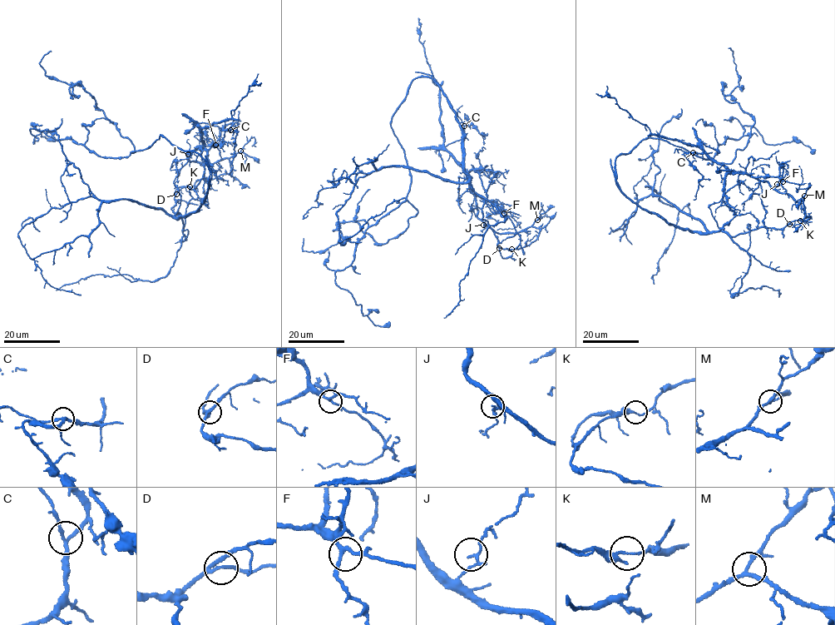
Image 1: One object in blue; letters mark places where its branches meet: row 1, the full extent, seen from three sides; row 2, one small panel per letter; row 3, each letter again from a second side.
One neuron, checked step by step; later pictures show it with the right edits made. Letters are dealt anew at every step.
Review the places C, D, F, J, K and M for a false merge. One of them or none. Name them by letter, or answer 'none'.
K

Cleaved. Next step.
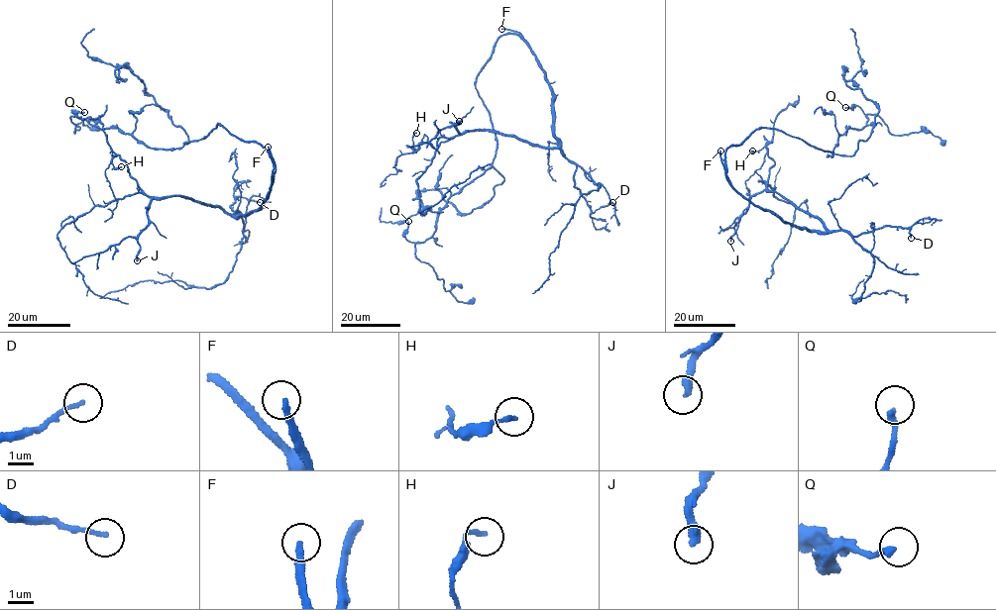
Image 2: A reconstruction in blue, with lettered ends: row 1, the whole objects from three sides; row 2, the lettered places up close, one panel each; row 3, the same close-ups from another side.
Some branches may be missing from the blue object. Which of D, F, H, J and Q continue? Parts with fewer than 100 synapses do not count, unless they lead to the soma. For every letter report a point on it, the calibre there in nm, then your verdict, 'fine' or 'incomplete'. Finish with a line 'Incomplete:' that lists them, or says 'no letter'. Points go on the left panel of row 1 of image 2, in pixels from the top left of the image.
D: at (260, 202); 160 nm thick; fine
F: at (268, 147); 200 nm thick; incomplete
H: at (121, 166); 150 nm thick; fine
J: at (137, 260); 240 nm thick; fine
Q: at (84, 112); 240 nm thick; fine
Incomplete: F

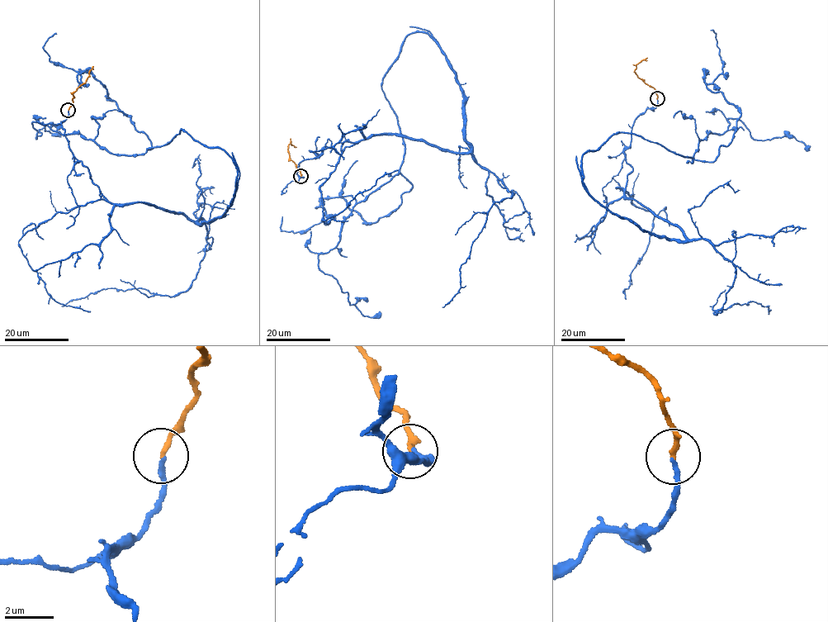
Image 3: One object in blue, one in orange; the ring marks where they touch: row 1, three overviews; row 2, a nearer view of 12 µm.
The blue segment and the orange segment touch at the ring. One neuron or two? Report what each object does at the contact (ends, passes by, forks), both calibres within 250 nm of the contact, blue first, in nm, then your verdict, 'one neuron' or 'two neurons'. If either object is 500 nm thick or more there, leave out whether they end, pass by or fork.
blue ends there; orange ends there; 180 nm thick on the blue side, 180 nm on the other; one neuron

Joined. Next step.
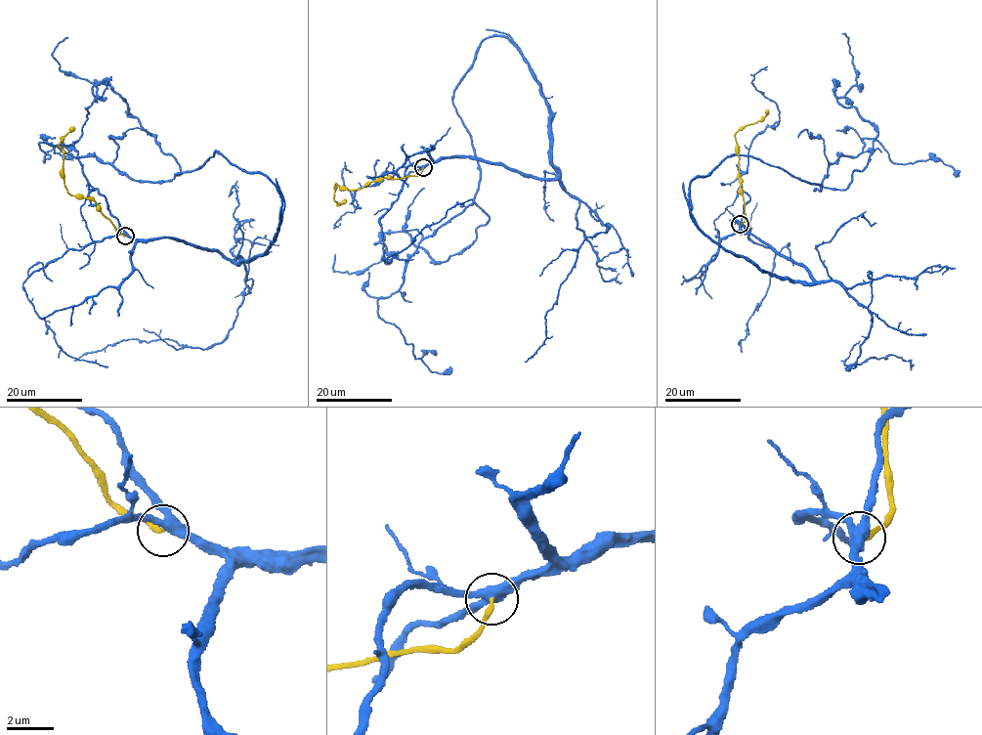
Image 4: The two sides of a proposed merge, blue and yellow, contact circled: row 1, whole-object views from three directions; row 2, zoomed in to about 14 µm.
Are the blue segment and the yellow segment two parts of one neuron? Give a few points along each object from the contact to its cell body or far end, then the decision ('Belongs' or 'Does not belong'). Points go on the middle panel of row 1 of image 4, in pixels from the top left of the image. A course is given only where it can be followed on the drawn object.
Course of blue: (422, 167), (557, 175), (508, 37), (453, 92), (476, 239), (436, 262), (387, 232), (351, 273), (334, 254). Course of yellow: (422, 168), (416, 176), (383, 178), (351, 190), (335, 183), (335, 201), (340, 204), (346, 199). Does not belong

